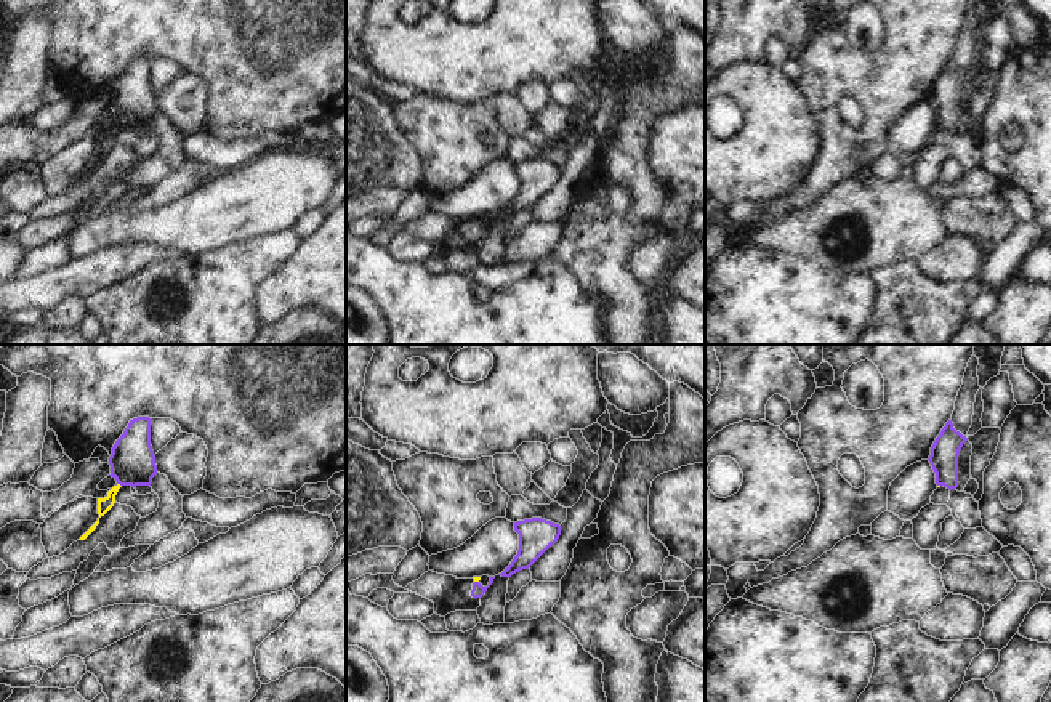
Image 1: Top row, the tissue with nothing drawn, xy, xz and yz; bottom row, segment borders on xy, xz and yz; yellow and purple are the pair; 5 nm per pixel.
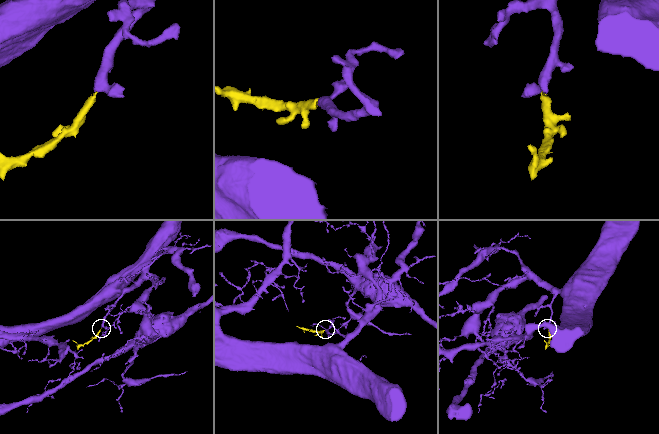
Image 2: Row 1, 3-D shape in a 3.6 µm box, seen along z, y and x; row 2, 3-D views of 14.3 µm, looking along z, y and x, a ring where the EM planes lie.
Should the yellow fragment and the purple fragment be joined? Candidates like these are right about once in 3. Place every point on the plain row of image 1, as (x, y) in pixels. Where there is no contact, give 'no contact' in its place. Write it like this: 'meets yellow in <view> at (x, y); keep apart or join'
meets yellow in xy at (119, 125); join

